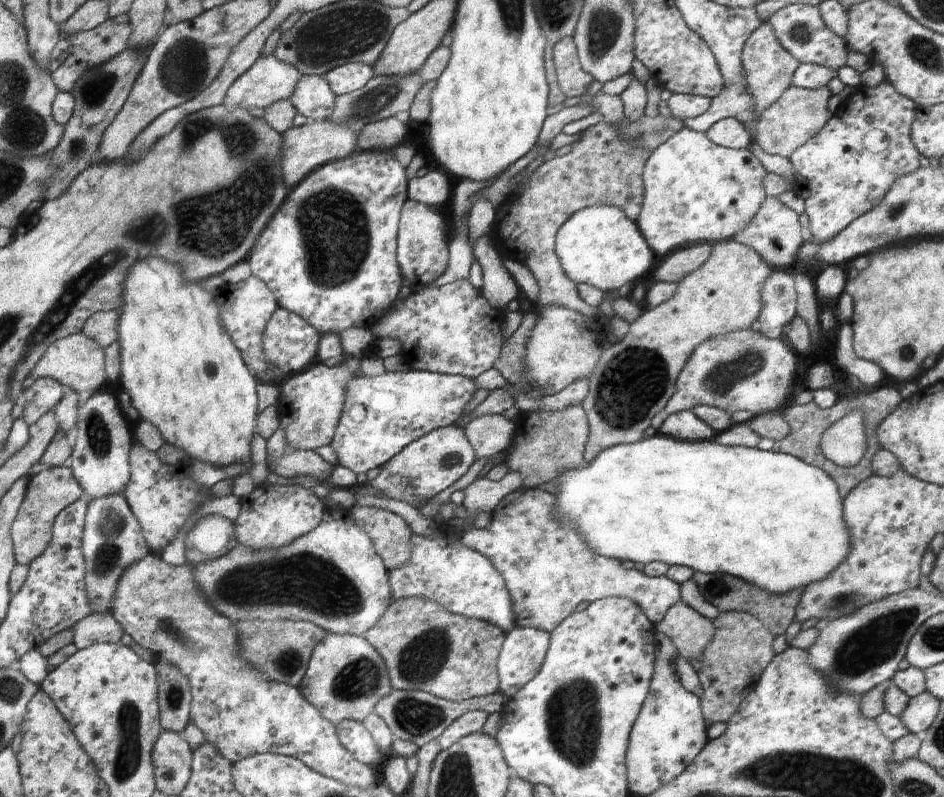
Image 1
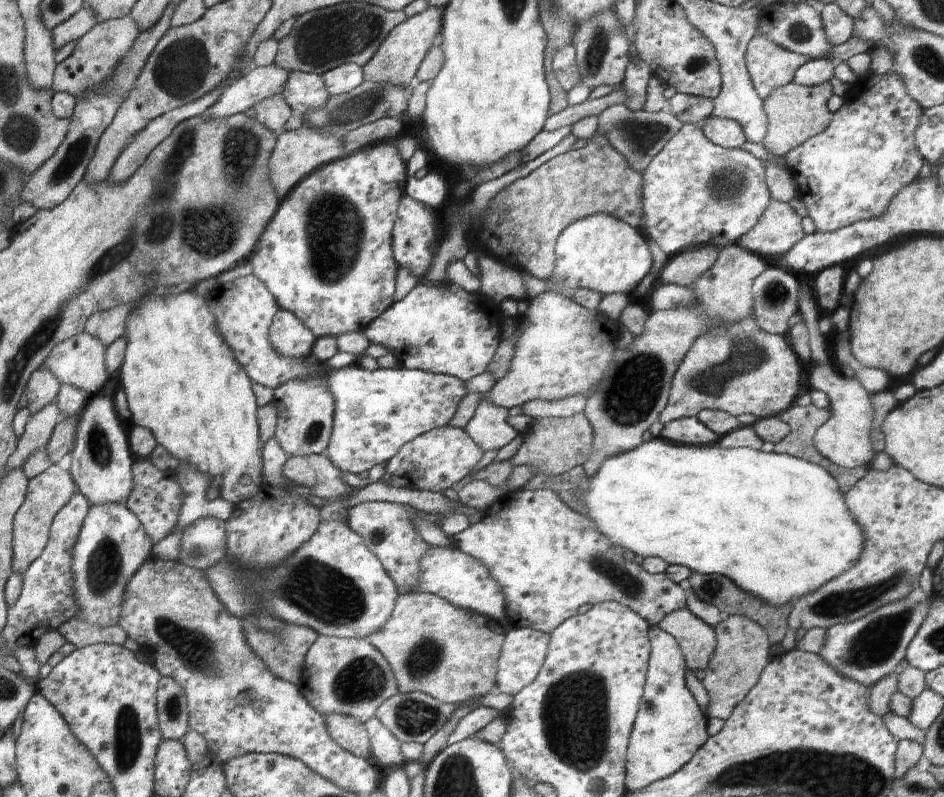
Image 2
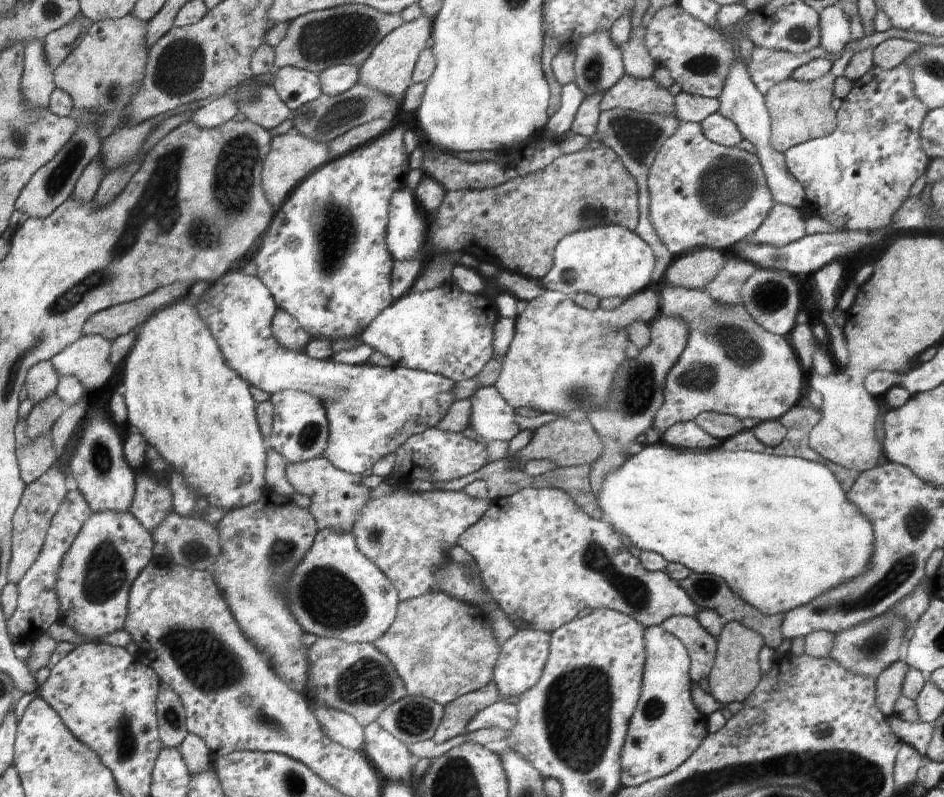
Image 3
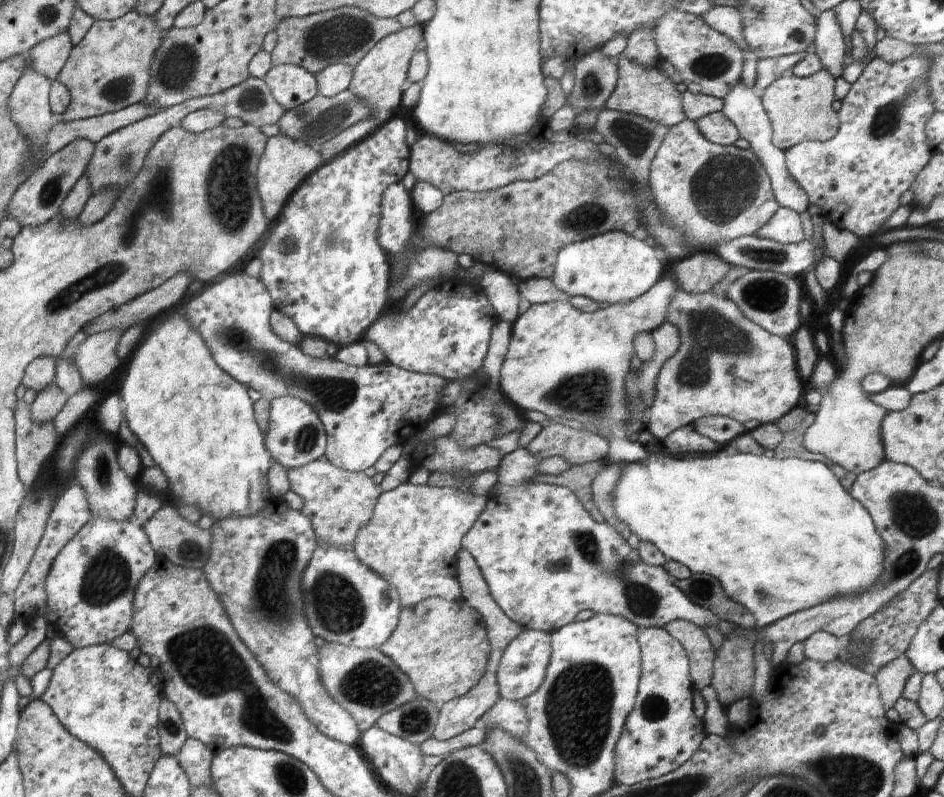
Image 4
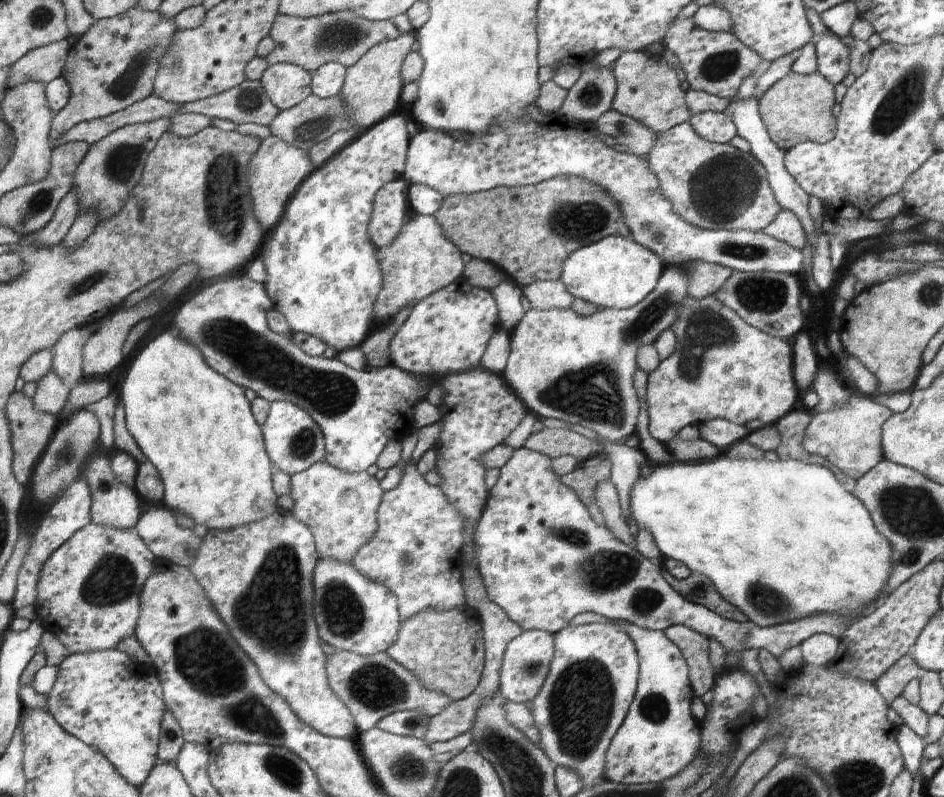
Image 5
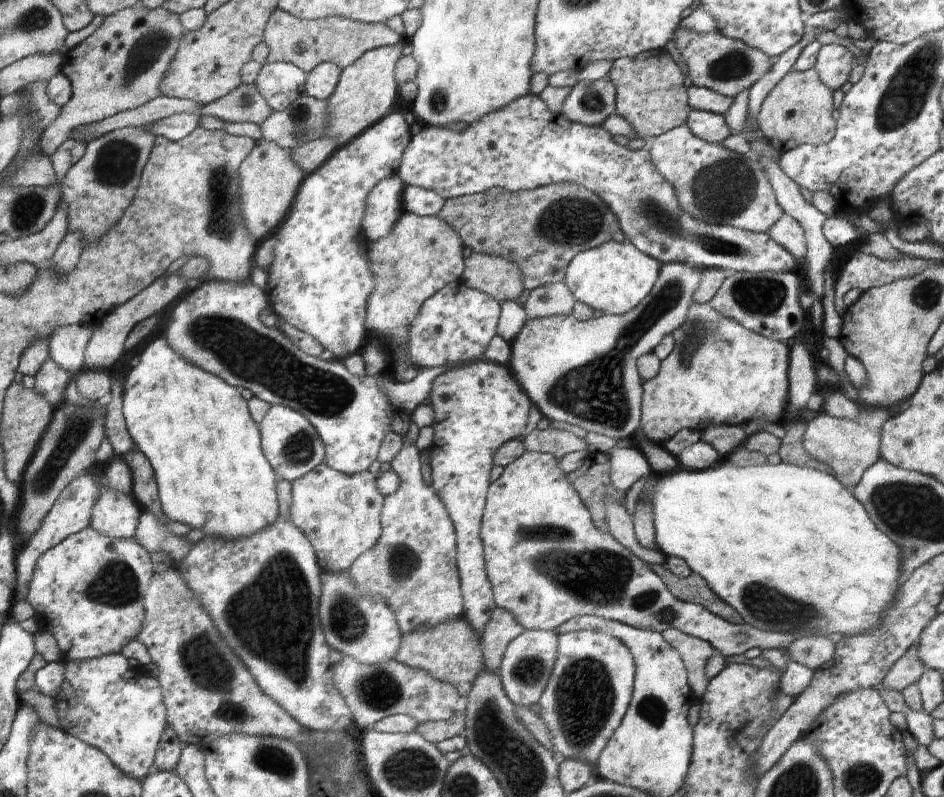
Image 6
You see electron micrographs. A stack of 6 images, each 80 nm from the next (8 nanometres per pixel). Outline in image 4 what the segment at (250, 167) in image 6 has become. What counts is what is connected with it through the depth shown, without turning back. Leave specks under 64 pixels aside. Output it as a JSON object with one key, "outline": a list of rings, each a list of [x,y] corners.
{"outline":[[[285,133],[269,138],[266,156],[262,156],[262,168],[258,172],[258,192],[262,192],[262,200],[266,200],[266,216],[275,220],[284,210],[285,204],[292,194],[301,187],[305,180],[313,175],[324,163],[322,154],[308,144],[292,140]]]}

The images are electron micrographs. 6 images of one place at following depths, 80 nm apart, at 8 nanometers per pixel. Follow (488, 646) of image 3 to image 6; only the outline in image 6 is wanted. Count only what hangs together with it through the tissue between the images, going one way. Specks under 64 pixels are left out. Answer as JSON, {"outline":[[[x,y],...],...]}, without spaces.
{"outline":[[[462,615],[449,623],[422,627],[401,638],[401,648],[395,658],[402,664],[428,671],[438,680],[452,683],[466,698],[484,668],[484,650],[480,639],[473,635],[468,618]]]}

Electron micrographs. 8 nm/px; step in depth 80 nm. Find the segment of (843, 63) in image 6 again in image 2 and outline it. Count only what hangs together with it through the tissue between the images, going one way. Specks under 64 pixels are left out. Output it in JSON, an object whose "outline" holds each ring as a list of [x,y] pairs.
{"outline":[[[835,2],[825,4],[820,10],[825,32],[833,46],[842,44],[853,37],[853,18]]]}

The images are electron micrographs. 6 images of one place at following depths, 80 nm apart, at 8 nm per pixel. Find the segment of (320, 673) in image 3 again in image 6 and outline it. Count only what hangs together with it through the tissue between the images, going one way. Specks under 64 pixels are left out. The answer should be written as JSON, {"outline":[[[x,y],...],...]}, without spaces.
{"outline":[[[338,656],[334,680],[341,695],[353,709],[356,728],[362,733],[376,726],[380,719],[392,715],[408,715],[419,723],[453,719],[466,704],[466,698],[449,682],[438,680],[428,671],[415,669],[396,659],[380,664],[364,664],[352,657]]]}

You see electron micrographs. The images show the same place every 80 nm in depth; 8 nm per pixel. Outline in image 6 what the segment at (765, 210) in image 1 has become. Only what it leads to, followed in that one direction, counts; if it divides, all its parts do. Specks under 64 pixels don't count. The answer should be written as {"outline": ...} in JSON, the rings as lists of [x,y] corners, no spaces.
{"outline":[[[783,214],[781,219],[767,232],[769,237],[773,237],[778,244],[781,244],[796,257],[796,260],[800,261],[801,258],[806,256],[806,243],[804,240],[805,229],[801,227],[801,224],[794,220],[794,217]]]}

